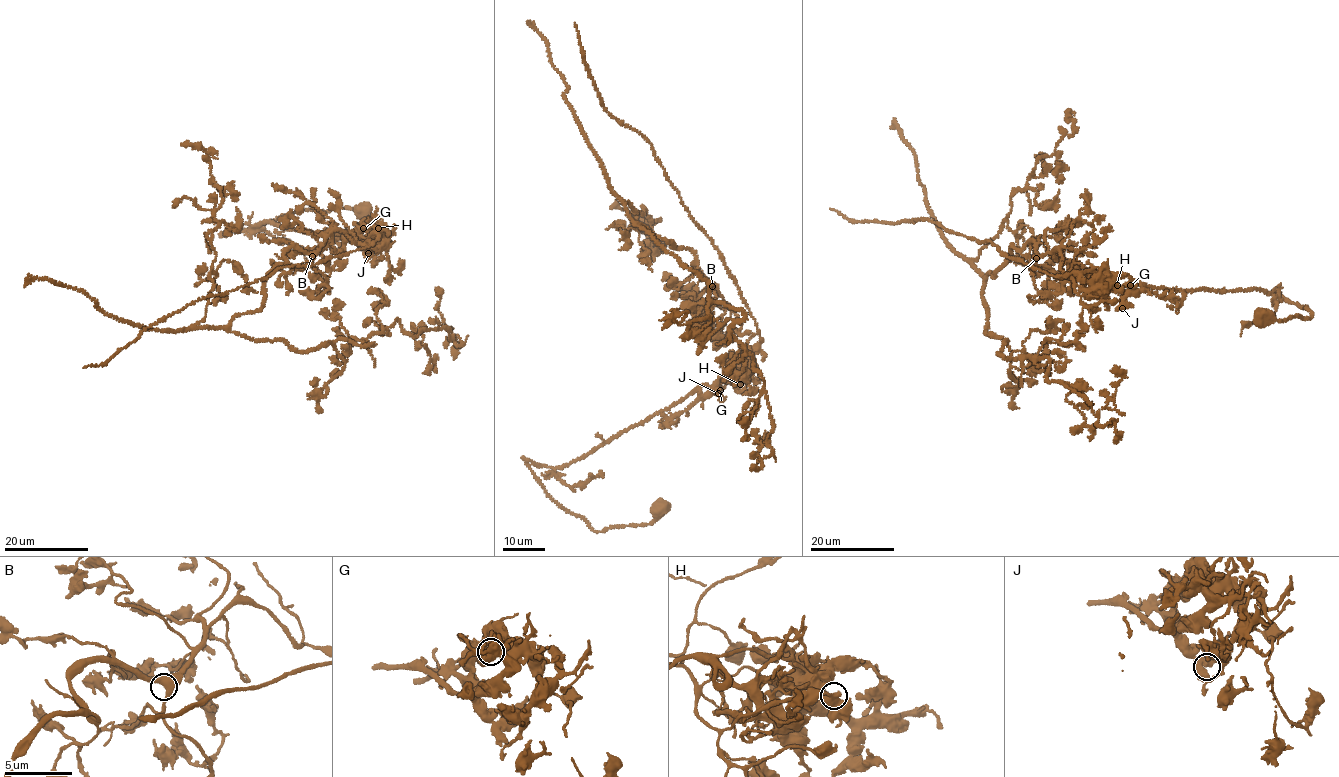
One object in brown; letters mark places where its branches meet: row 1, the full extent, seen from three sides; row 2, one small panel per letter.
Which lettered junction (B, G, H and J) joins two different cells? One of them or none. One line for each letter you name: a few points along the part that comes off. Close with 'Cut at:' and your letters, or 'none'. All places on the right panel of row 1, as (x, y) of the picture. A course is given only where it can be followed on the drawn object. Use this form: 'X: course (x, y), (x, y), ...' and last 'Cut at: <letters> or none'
H: course (1116, 284), (1106, 282), (1124, 292), (1144, 283), (1276, 288), (1312, 316), (1255, 315)
Cut at: H

